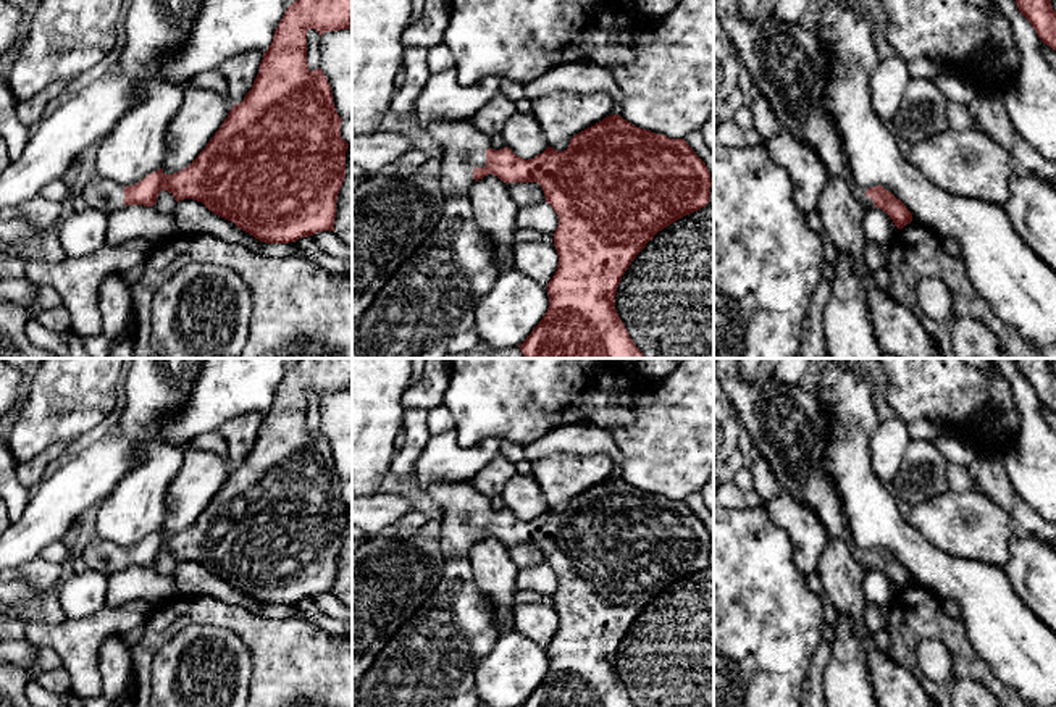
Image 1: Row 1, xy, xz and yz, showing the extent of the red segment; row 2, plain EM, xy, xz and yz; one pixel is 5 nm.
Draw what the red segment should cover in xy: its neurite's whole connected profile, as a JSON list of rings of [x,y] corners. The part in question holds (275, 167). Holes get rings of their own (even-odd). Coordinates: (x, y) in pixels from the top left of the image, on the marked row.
[[[295,0],[292,5],[289,5],[283,19],[279,21],[274,31],[271,45],[263,53],[263,60],[260,63],[260,69],[254,81],[252,89],[247,92],[247,95],[244,97],[241,103],[233,105],[231,111],[228,113],[228,118],[223,121],[221,128],[210,139],[207,147],[199,153],[199,157],[187,168],[178,173],[165,174],[163,169],[160,168],[158,171],[150,173],[147,178],[139,181],[137,184],[126,186],[126,187],[95,174],[86,182],[86,186],[81,190],[81,195],[86,200],[87,207],[103,211],[103,213],[118,211],[129,205],[153,207],[157,203],[158,194],[161,190],[168,190],[174,197],[176,202],[184,200],[184,199],[202,202],[215,215],[233,221],[237,228],[249,232],[260,242],[266,242],[266,244],[274,244],[274,242],[289,244],[302,237],[310,237],[316,232],[336,231],[334,229],[336,203],[337,203],[337,194],[346,178],[346,152],[349,149],[349,144],[341,137],[342,118],[336,111],[331,86],[325,73],[321,71],[321,68],[315,71],[308,69],[307,32],[310,29],[315,29],[320,36],[323,36],[325,32],[331,32],[331,31],[352,29],[352,0]]]

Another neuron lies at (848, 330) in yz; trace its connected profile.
[[[838,253],[833,265],[830,299],[823,308],[823,333],[832,358],[880,358],[870,313],[854,261],[849,253]]]

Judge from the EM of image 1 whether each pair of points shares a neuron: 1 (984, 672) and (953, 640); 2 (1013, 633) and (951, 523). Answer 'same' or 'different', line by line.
1: same
2: different

